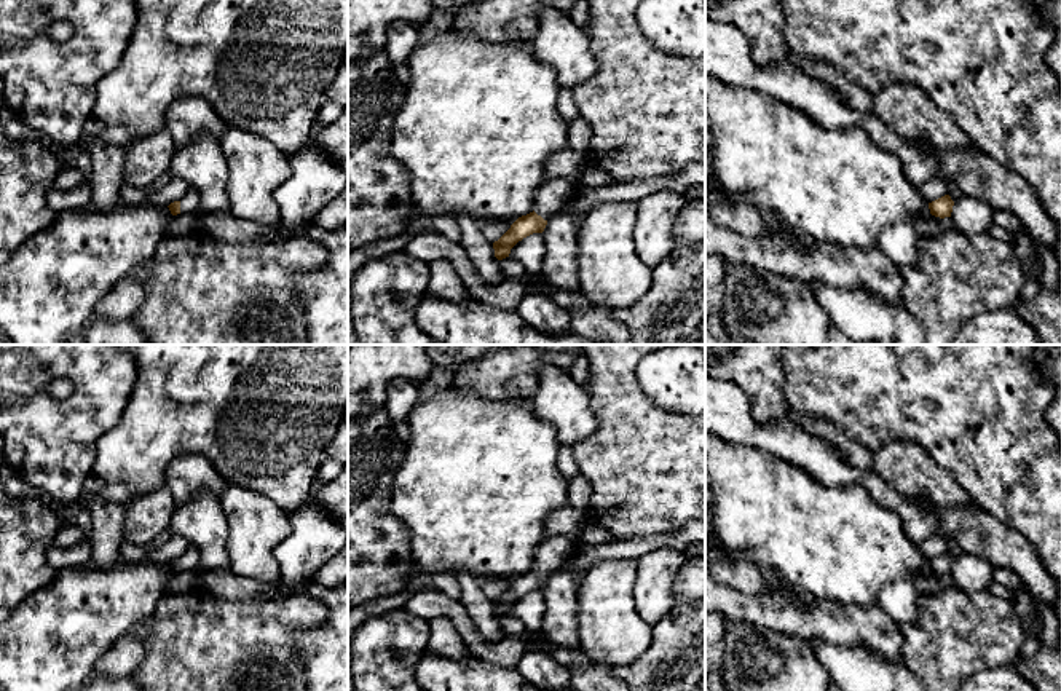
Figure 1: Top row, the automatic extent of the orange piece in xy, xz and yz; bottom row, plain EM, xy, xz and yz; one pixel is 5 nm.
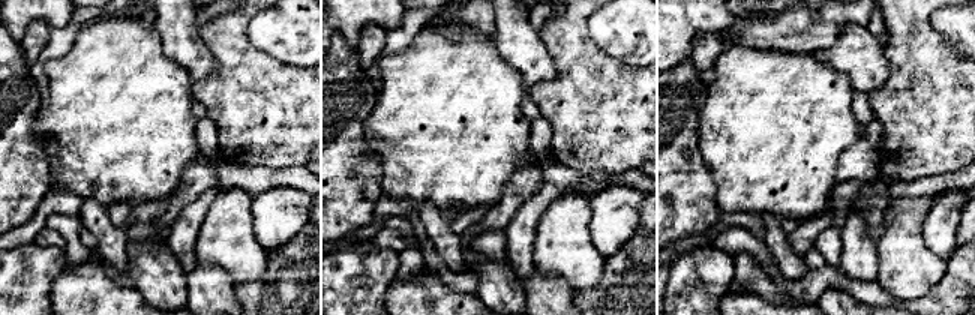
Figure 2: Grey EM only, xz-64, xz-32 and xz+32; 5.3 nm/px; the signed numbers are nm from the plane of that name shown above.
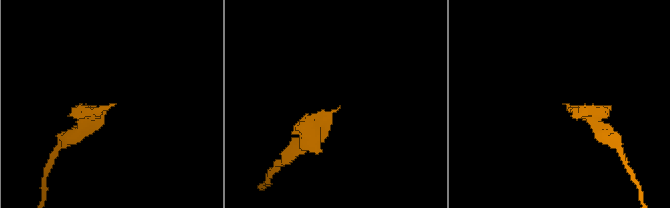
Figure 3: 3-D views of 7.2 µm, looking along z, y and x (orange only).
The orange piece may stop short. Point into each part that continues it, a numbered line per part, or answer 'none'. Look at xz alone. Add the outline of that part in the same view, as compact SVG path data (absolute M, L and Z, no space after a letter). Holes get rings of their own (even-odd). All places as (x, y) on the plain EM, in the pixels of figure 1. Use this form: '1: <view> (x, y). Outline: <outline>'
1: xz (552, 554). Outline: M550 536L541 543L534 559L534 570L544 578L550 578L562 570L565 563L582 546L581 536Z

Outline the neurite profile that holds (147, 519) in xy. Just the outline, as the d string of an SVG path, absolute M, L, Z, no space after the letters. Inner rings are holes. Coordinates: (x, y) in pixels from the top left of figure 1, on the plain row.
M166 485L126 503L124 539L145 549L168 536L177 504Z

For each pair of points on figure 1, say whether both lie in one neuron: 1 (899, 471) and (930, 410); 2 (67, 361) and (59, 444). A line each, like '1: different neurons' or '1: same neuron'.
1: different neurons
2: same neuron

